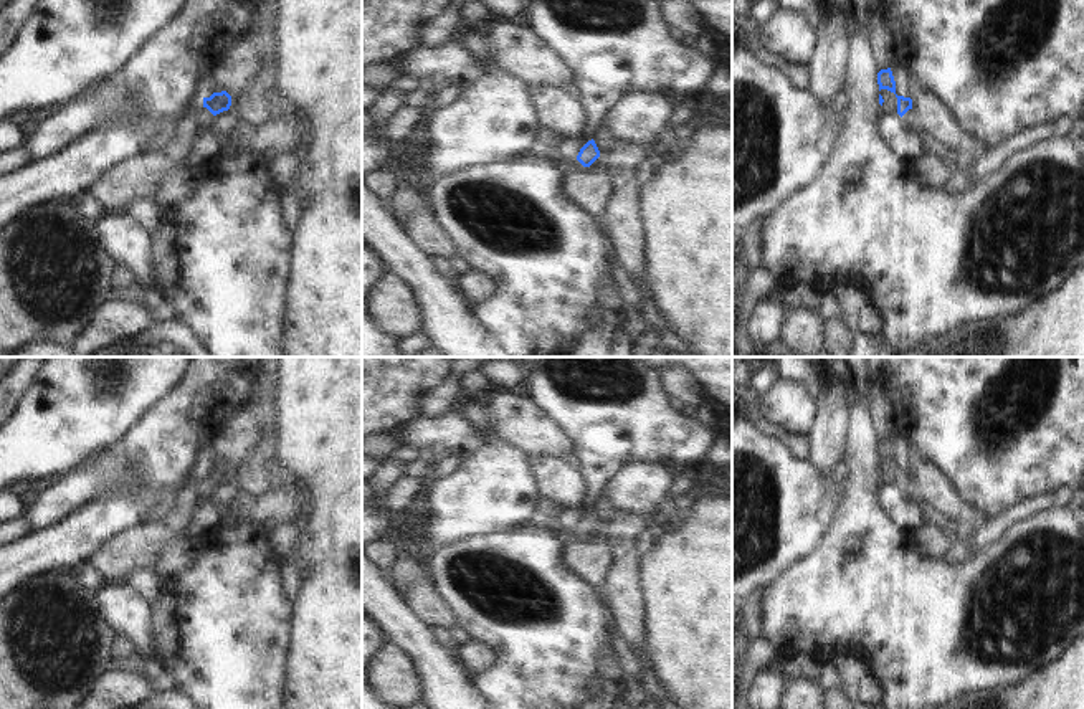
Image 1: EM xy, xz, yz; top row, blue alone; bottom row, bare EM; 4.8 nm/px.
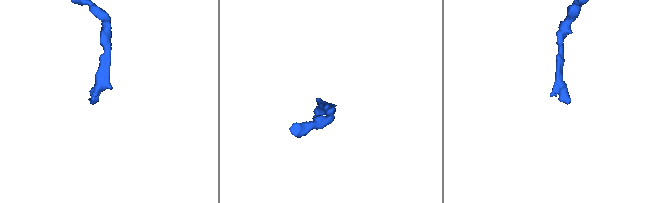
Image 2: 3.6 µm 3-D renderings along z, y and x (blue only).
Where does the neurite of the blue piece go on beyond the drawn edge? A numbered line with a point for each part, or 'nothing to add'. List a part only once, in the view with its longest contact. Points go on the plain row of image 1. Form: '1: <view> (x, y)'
1: xy (141, 546)

